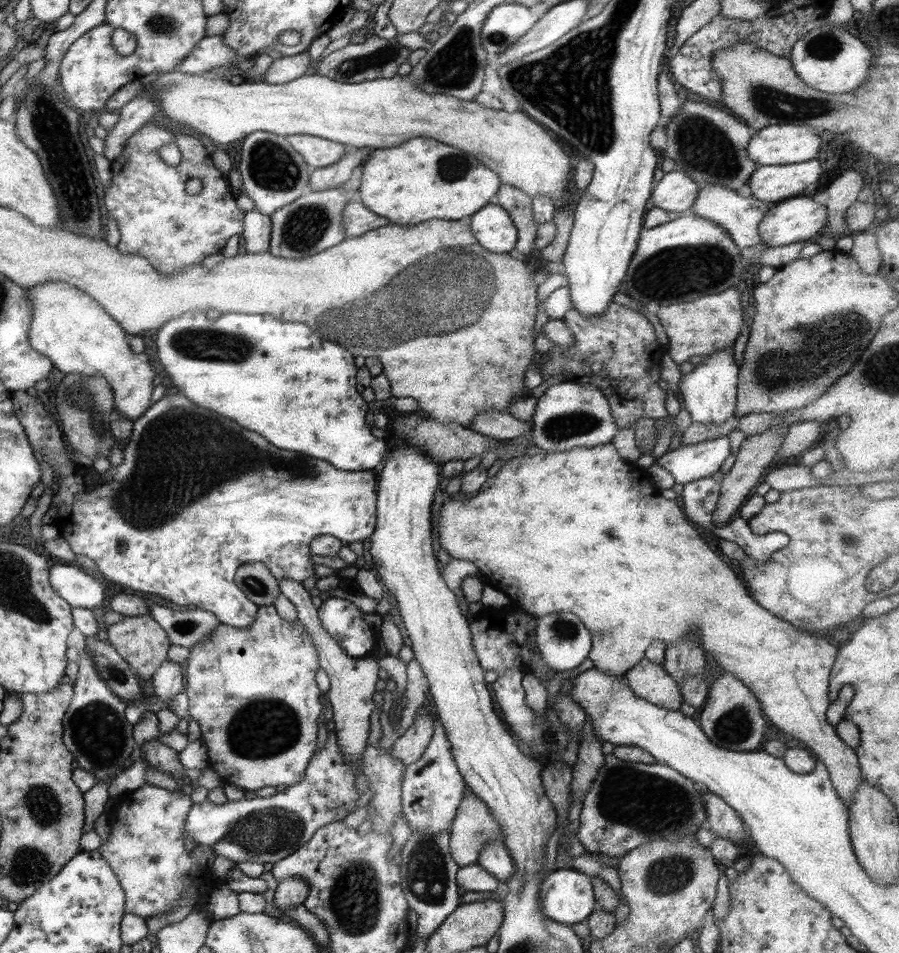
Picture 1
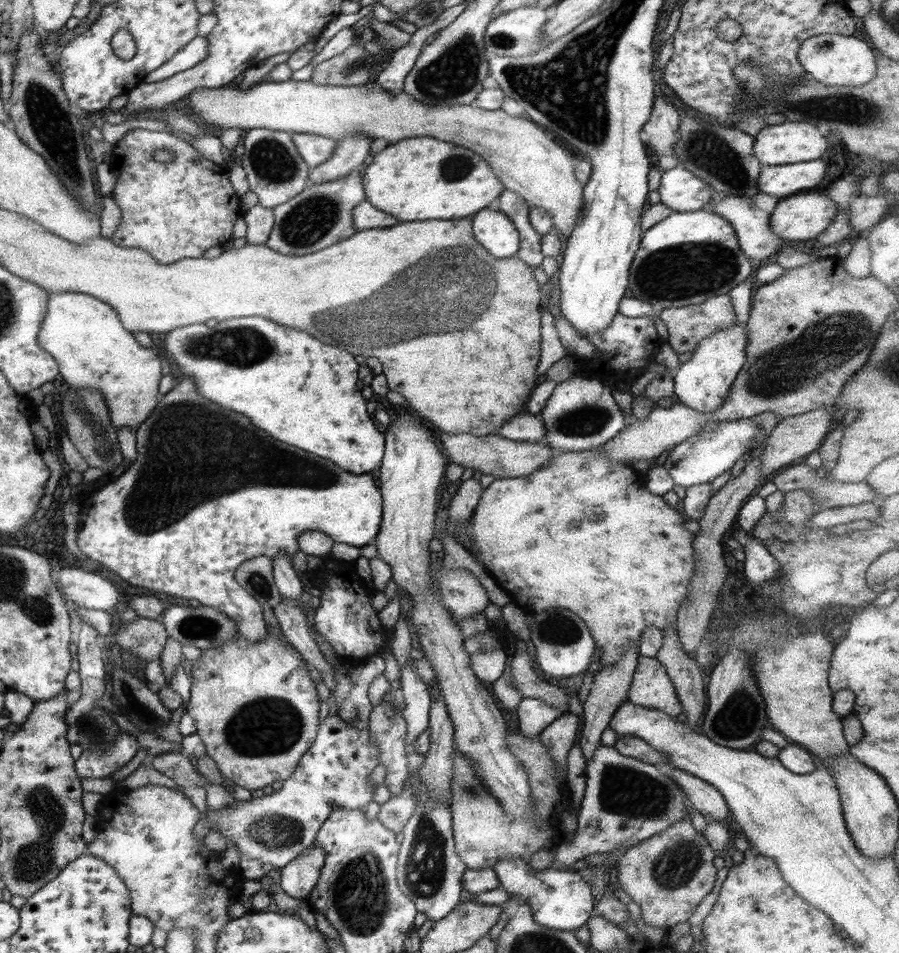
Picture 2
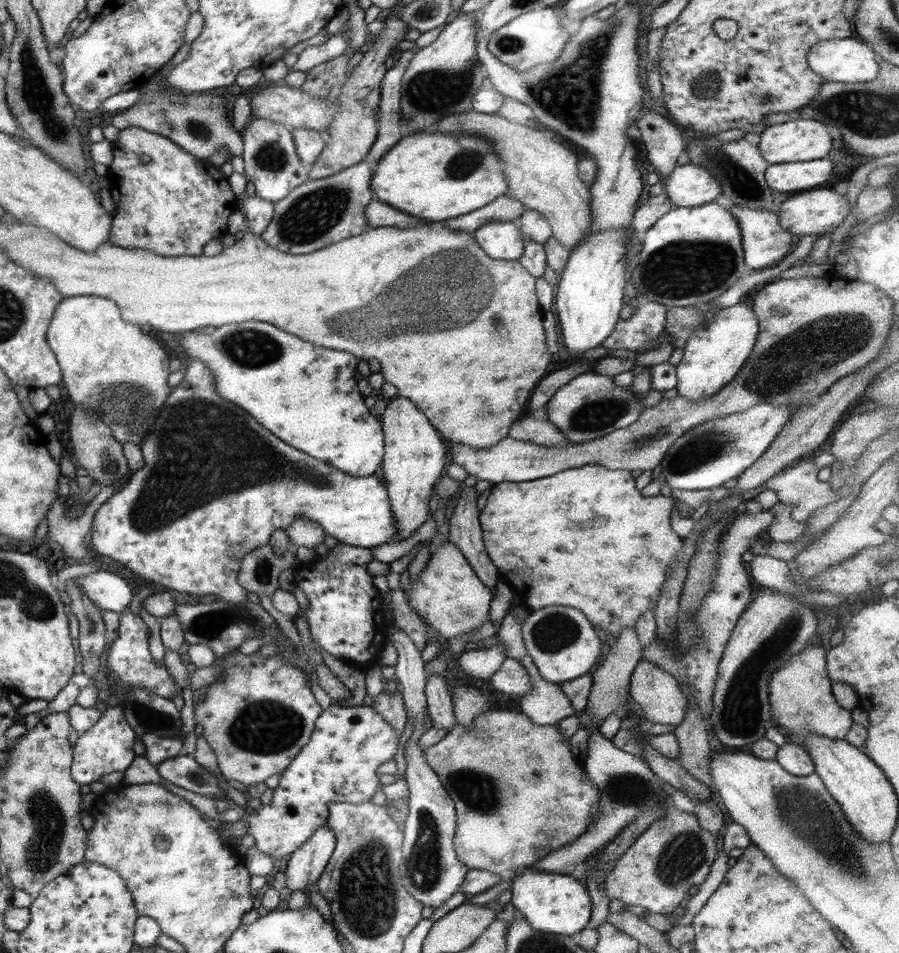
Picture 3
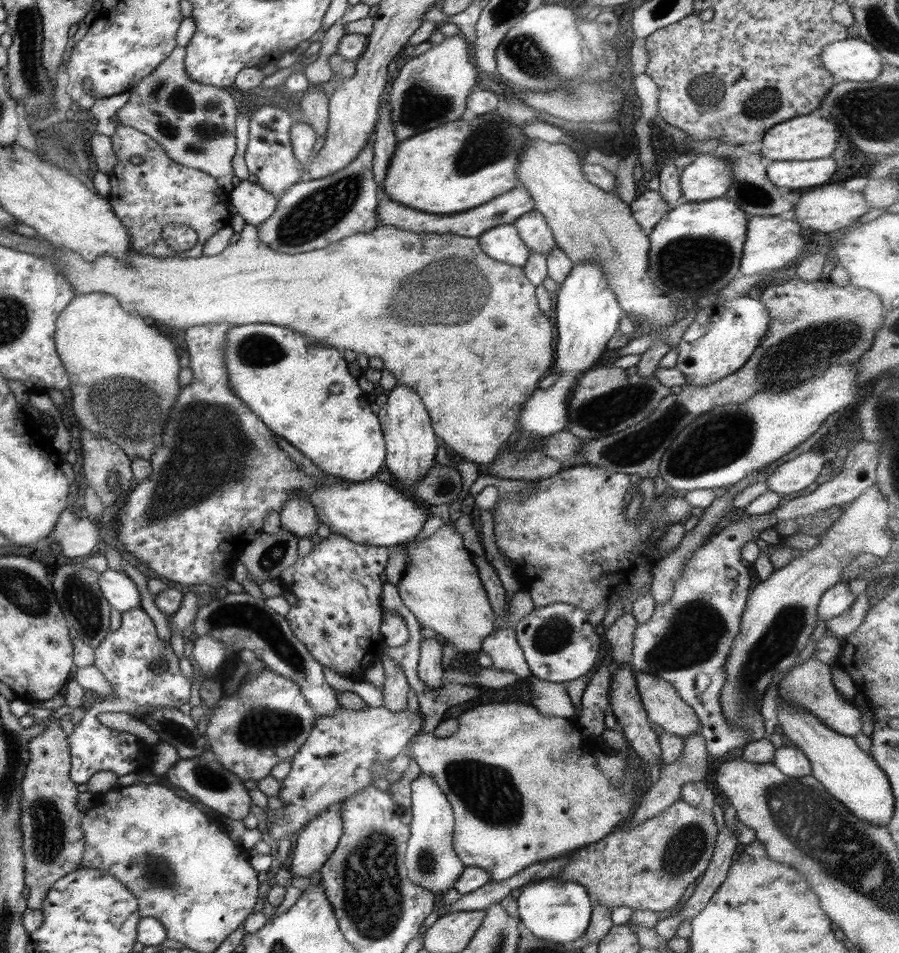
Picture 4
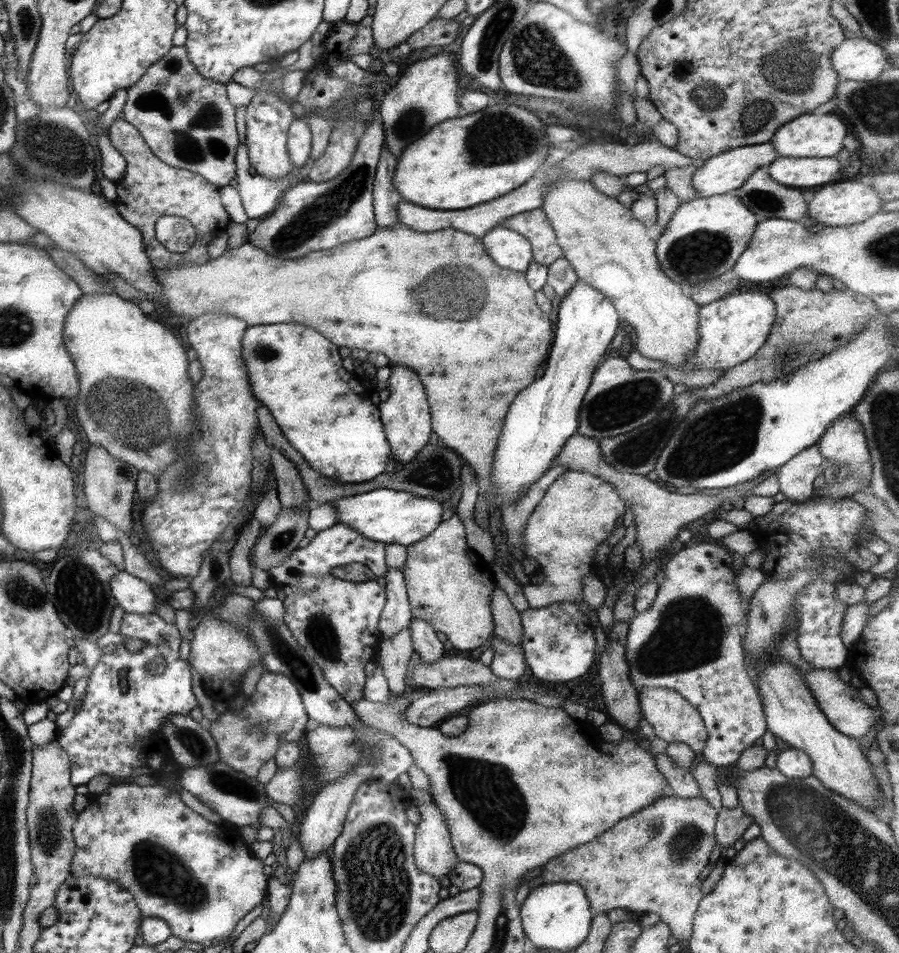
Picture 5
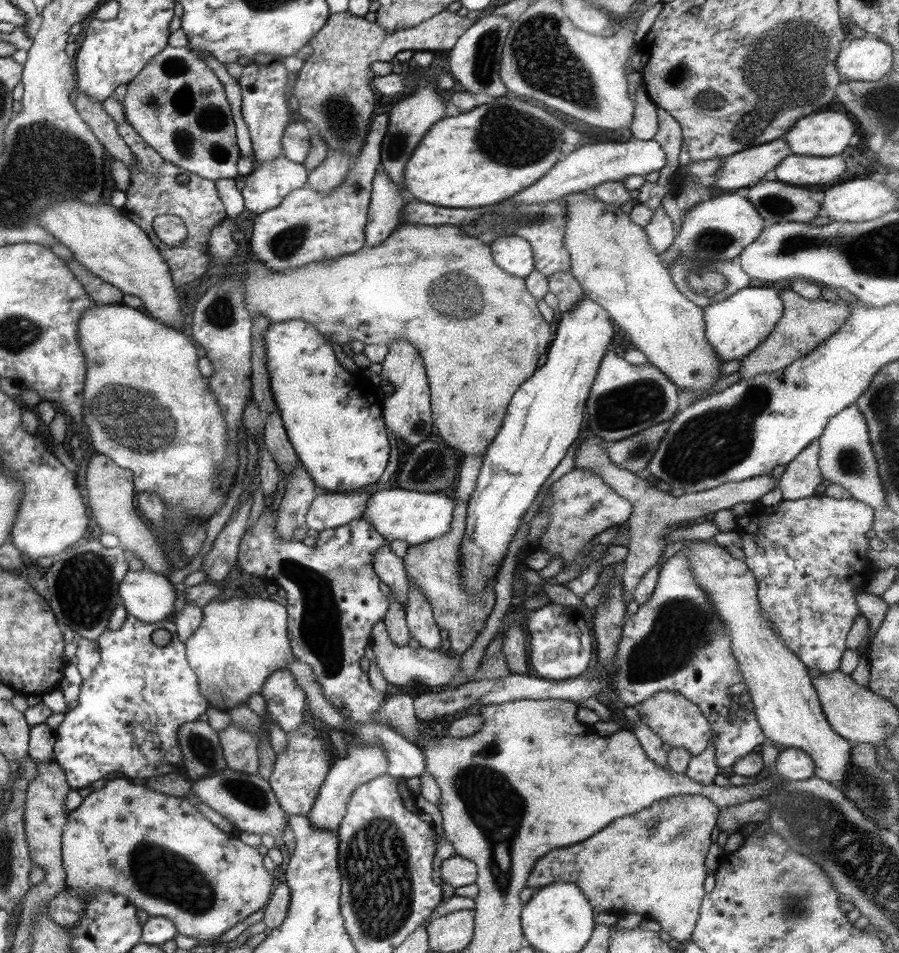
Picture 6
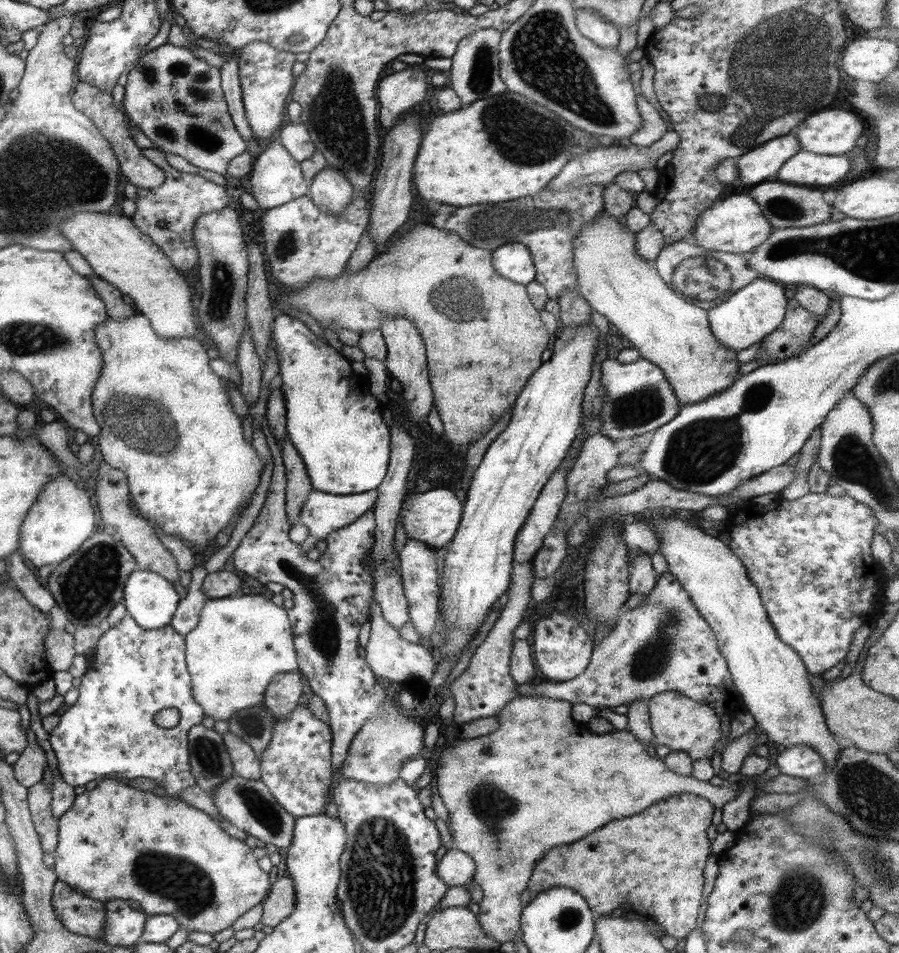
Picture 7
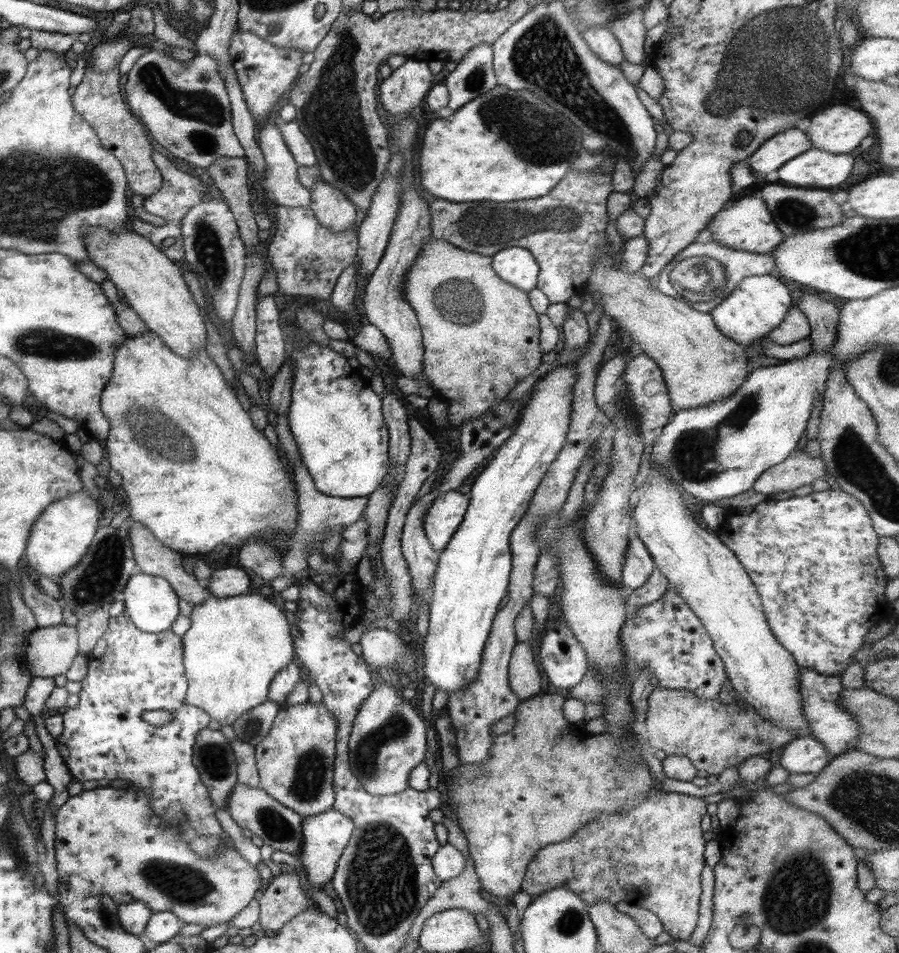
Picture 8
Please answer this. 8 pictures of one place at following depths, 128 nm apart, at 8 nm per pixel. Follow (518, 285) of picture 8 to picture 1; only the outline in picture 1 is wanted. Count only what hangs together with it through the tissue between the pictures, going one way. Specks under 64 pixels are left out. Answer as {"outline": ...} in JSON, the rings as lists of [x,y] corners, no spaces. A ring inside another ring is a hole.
{"outline":[[[491,201],[470,217],[475,240],[493,254],[508,253],[516,243],[516,228],[507,212]]]}

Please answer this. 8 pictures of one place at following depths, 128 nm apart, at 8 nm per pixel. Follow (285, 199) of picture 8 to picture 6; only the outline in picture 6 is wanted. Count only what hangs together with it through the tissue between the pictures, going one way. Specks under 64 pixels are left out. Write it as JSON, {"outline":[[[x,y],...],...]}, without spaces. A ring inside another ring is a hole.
{"outline":[[[282,154],[271,161],[257,163],[256,168],[246,175],[244,187],[240,191],[245,214],[249,214],[251,217],[260,216],[265,210],[276,208],[281,200],[287,196],[287,193],[305,185],[307,174],[308,172],[302,164],[295,164]]]}

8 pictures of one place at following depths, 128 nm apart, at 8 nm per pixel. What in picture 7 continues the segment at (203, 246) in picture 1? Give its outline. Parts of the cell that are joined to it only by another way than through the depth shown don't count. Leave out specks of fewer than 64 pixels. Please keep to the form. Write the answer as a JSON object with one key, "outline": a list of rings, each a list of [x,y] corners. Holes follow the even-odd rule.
{"outline":[[[141,149],[141,154],[151,161],[164,174],[164,181],[155,188],[136,188],[137,196],[133,198],[136,210],[130,217],[135,228],[146,234],[161,249],[161,252],[169,258],[171,264],[179,274],[186,272],[193,274],[197,266],[197,250],[193,246],[193,225],[201,214],[218,212],[227,207],[228,197],[223,187],[207,180],[204,173],[179,172],[171,168],[163,152],[155,149]],[[163,221],[165,227],[159,227],[158,222]]]}

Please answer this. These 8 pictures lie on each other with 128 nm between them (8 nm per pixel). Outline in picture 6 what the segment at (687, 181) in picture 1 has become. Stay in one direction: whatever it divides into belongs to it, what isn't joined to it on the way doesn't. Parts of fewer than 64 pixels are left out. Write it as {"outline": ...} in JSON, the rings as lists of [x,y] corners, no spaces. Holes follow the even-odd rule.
{"outline":[[[776,139],[767,144],[759,144],[757,147],[727,155],[723,157],[719,172],[708,182],[721,190],[748,189],[757,184],[761,178],[765,178],[787,156],[787,152],[789,150],[783,139]]]}

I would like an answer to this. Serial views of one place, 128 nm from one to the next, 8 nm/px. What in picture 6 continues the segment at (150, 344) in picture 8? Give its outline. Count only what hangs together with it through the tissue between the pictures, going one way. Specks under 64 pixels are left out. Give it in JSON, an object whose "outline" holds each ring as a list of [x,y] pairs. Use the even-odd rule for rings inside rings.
{"outline":[[[92,303],[91,308],[83,310],[79,314],[77,322],[77,339],[79,339],[79,349],[85,358],[85,380],[83,382],[83,415],[82,422],[87,426],[87,432],[91,439],[91,444],[95,452],[110,458],[117,466],[131,470],[133,478],[133,488],[135,494],[139,492],[153,492],[159,496],[164,504],[164,516],[166,518],[181,518],[183,510],[191,510],[191,516],[211,516],[217,512],[221,505],[227,500],[228,491],[231,489],[219,489],[219,470],[223,460],[227,458],[227,429],[223,415],[219,411],[219,405],[209,392],[207,377],[203,377],[197,369],[197,352],[199,348],[182,331],[173,330],[171,327],[163,326],[151,317],[141,313],[138,308],[128,307],[122,303],[98,304]]]}

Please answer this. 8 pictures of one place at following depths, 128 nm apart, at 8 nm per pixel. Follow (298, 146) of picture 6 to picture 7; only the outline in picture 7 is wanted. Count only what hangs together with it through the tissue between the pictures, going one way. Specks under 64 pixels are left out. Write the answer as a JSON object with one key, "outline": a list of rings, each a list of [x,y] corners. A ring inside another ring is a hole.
{"outline":[[[289,122],[282,126],[279,128],[276,138],[283,149],[297,162],[307,160],[315,152],[307,128],[300,122]]]}

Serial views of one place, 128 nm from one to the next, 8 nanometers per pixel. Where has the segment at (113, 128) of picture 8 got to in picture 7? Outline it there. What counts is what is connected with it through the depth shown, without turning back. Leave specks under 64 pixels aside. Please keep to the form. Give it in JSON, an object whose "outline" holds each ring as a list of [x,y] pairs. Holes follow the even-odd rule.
{"outline":[[[80,81],[74,89],[70,97],[72,106],[95,125],[98,132],[111,146],[111,151],[115,153],[115,158],[119,163],[119,171],[123,174],[123,178],[133,186],[136,186],[136,188],[155,188],[159,186],[164,181],[163,171],[147,160],[135,145],[129,132],[129,127],[127,127],[126,116],[120,108],[116,109],[111,105],[111,91],[98,90],[95,86]]]}

